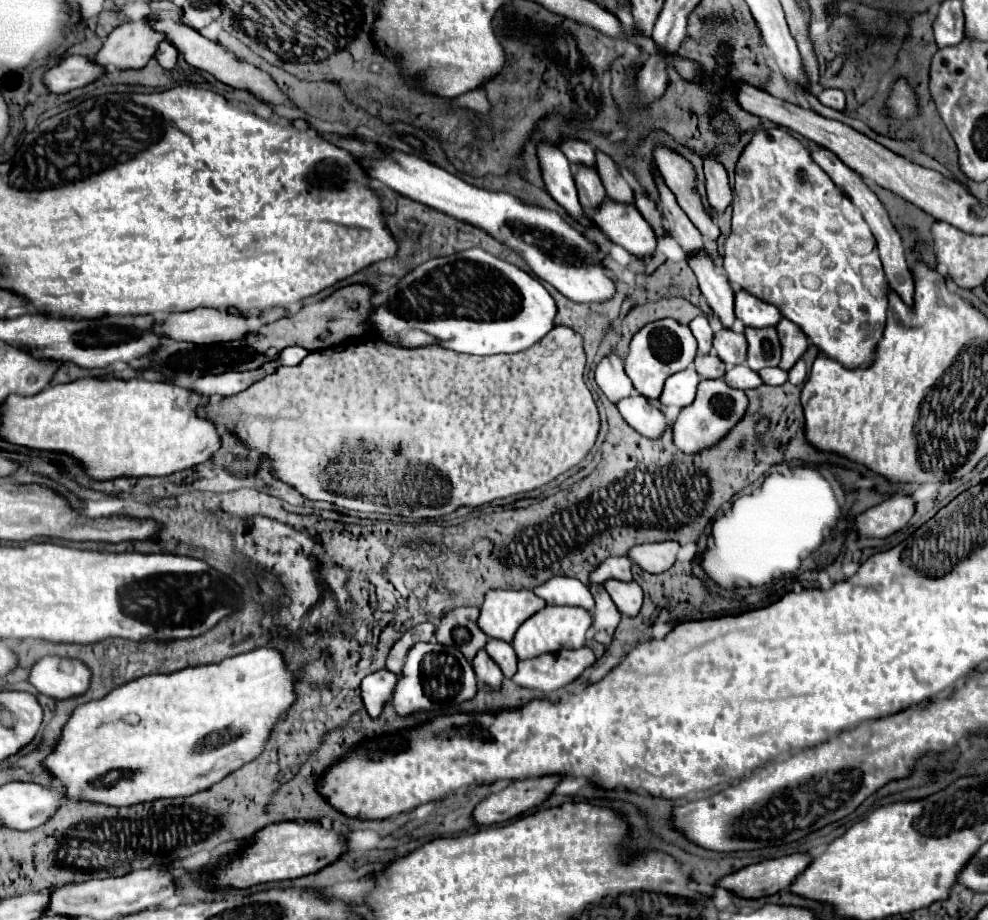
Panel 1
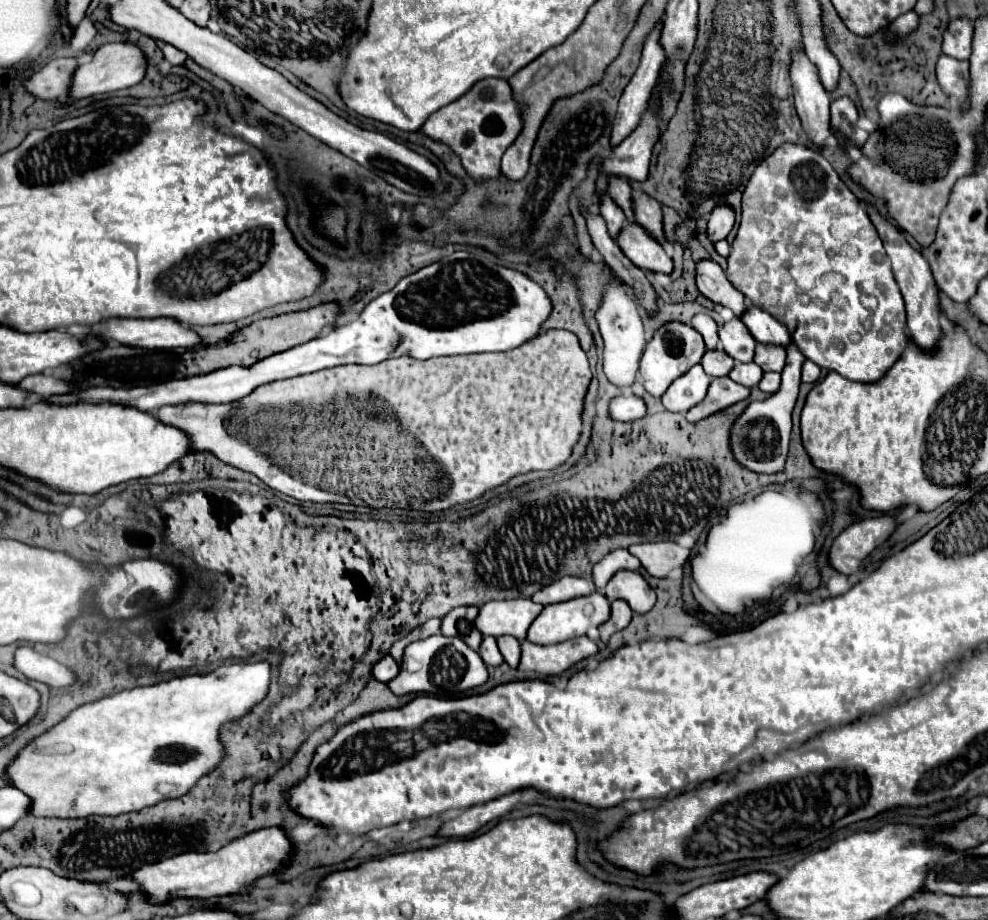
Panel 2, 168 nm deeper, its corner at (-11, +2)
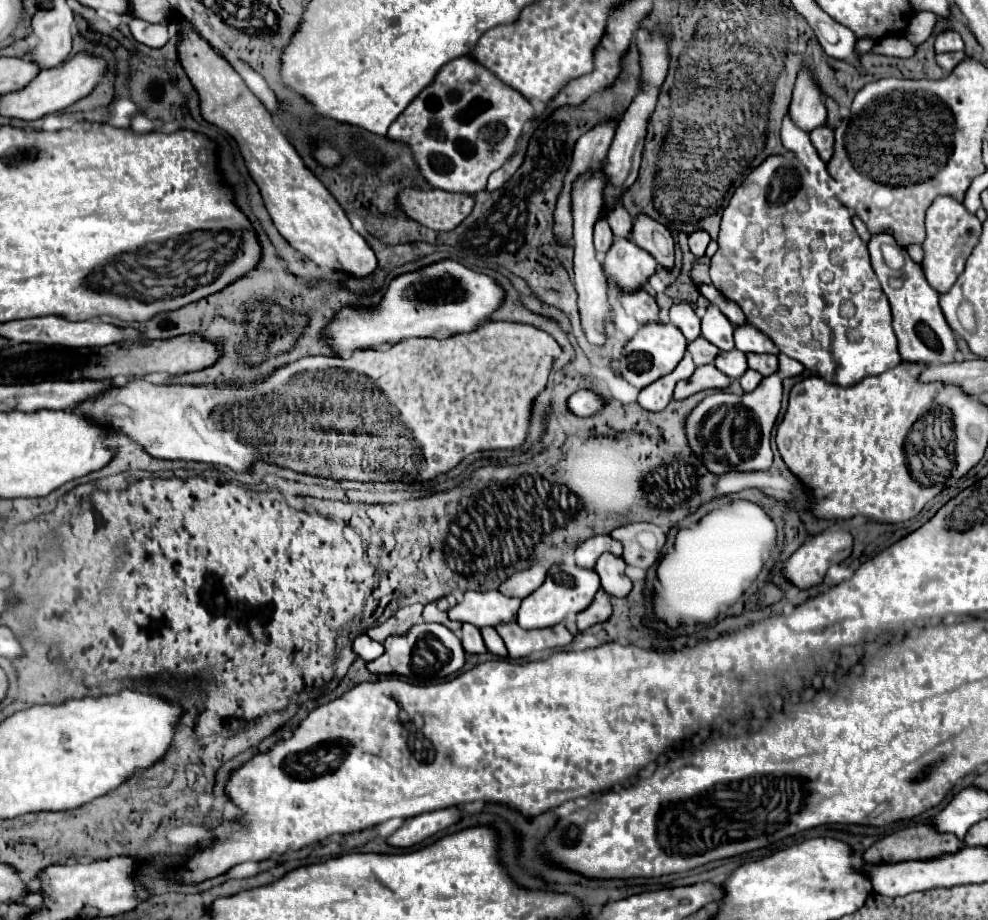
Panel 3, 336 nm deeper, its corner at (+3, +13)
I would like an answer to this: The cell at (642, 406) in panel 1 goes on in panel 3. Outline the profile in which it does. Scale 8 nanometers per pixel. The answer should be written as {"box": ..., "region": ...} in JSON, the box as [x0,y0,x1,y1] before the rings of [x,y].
{"box":[567,389,607,417],"region":[[[581,389],[573,393],[573,397],[569,397],[567,401],[567,407],[579,417],[589,417],[591,413],[601,411],[605,405],[607,405],[607,399],[591,389]]]}

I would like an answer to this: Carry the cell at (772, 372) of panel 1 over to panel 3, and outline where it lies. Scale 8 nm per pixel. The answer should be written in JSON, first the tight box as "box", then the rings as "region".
{"box":[741,369,763,391],"region":[[[747,369],[745,375],[741,377],[741,387],[743,387],[743,391],[753,391],[753,389],[759,385],[761,379],[763,379],[761,373],[757,373],[757,371],[753,371],[753,369]]]}

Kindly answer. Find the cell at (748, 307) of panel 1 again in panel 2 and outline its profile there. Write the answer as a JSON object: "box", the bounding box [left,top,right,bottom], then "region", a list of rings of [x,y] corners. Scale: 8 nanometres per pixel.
{"box":[743,306,791,348],"region":[[[751,306],[743,316],[743,324],[751,332],[751,336],[761,344],[773,344],[787,348],[791,344],[791,338],[787,336],[787,328],[783,324],[777,324],[773,316],[767,316],[767,312],[759,312],[759,308]]]}

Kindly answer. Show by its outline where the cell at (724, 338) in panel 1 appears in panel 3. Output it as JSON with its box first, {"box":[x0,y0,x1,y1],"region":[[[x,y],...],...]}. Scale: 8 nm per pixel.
{"box":[701,305,735,351],"region":[[[715,305],[707,307],[707,313],[703,315],[703,321],[701,321],[701,331],[703,331],[703,337],[713,345],[717,345],[721,351],[735,349],[733,345],[735,325]]]}

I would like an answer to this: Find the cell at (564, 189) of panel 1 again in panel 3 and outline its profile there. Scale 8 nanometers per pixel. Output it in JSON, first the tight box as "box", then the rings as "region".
{"box":[617,289,659,325],"region":[[[635,289],[633,293],[619,291],[617,293],[617,299],[623,305],[625,313],[631,315],[631,317],[635,317],[641,325],[645,325],[649,321],[659,321],[657,319],[659,307],[657,307],[655,299],[645,289]]]}

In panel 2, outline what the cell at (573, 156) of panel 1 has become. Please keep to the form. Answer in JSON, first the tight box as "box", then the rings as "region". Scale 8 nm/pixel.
{"box":[609,180,635,222],"region":[[[611,180],[609,196],[623,210],[623,214],[627,216],[627,220],[633,222],[635,220],[635,216],[633,216],[633,194],[631,194],[629,182],[627,180]]]}

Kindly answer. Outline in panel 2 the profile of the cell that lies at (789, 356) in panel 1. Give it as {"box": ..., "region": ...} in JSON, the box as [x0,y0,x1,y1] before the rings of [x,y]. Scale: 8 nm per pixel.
{"box":[729,344,805,474],"region":[[[791,344],[791,348],[787,348],[787,366],[783,370],[781,388],[759,404],[751,402],[731,426],[729,446],[731,446],[733,458],[737,464],[741,464],[743,468],[755,474],[777,474],[777,472],[783,472],[785,468],[785,460],[789,452],[789,436],[791,436],[791,412],[799,394],[803,362],[805,362],[805,356]]]}

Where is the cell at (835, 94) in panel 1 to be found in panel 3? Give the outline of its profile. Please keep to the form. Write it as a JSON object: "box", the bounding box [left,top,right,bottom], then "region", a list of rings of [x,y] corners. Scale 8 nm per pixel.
{"box":[811,123,835,163],"region":[[[827,123],[821,125],[821,129],[813,129],[813,133],[811,133],[811,141],[813,141],[819,157],[821,157],[825,163],[827,163],[827,161],[831,159],[831,155],[833,155],[833,133],[835,133],[835,129],[829,127]]]}

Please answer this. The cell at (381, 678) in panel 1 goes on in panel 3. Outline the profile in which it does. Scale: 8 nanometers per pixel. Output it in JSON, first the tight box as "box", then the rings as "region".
{"box":[353,635,383,663],"region":[[[361,635],[361,637],[357,637],[357,639],[353,641],[353,651],[355,651],[365,663],[369,663],[369,661],[373,661],[373,659],[377,659],[377,657],[383,655],[383,645],[377,643],[377,641],[373,641],[373,639],[369,639],[367,635]]]}

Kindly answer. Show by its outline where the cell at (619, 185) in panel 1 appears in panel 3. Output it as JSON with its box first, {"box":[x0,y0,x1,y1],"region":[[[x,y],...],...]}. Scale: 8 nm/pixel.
{"box":[633,213,673,269],"region":[[[641,213],[641,217],[635,217],[633,221],[633,239],[635,245],[639,245],[641,249],[649,251],[659,265],[671,269],[673,267],[673,237],[667,231],[665,225],[653,221],[651,217],[645,217],[645,213]]]}

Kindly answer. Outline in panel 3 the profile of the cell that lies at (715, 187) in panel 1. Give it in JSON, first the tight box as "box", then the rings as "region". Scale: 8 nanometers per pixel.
{"box":[689,229,711,257],"region":[[[697,229],[697,231],[693,231],[693,233],[689,235],[689,247],[691,247],[691,251],[693,251],[697,257],[701,257],[701,255],[705,253],[709,241],[711,241],[711,237],[709,237],[709,233],[703,231],[703,229]]]}

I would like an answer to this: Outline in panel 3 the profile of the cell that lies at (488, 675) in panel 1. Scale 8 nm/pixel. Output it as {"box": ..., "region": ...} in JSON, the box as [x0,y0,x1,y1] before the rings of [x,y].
{"box":[461,623,485,653],"region":[[[463,623],[463,635],[461,635],[461,643],[463,643],[463,649],[467,653],[485,653],[485,641],[481,637],[481,631],[471,625],[471,623]]]}

